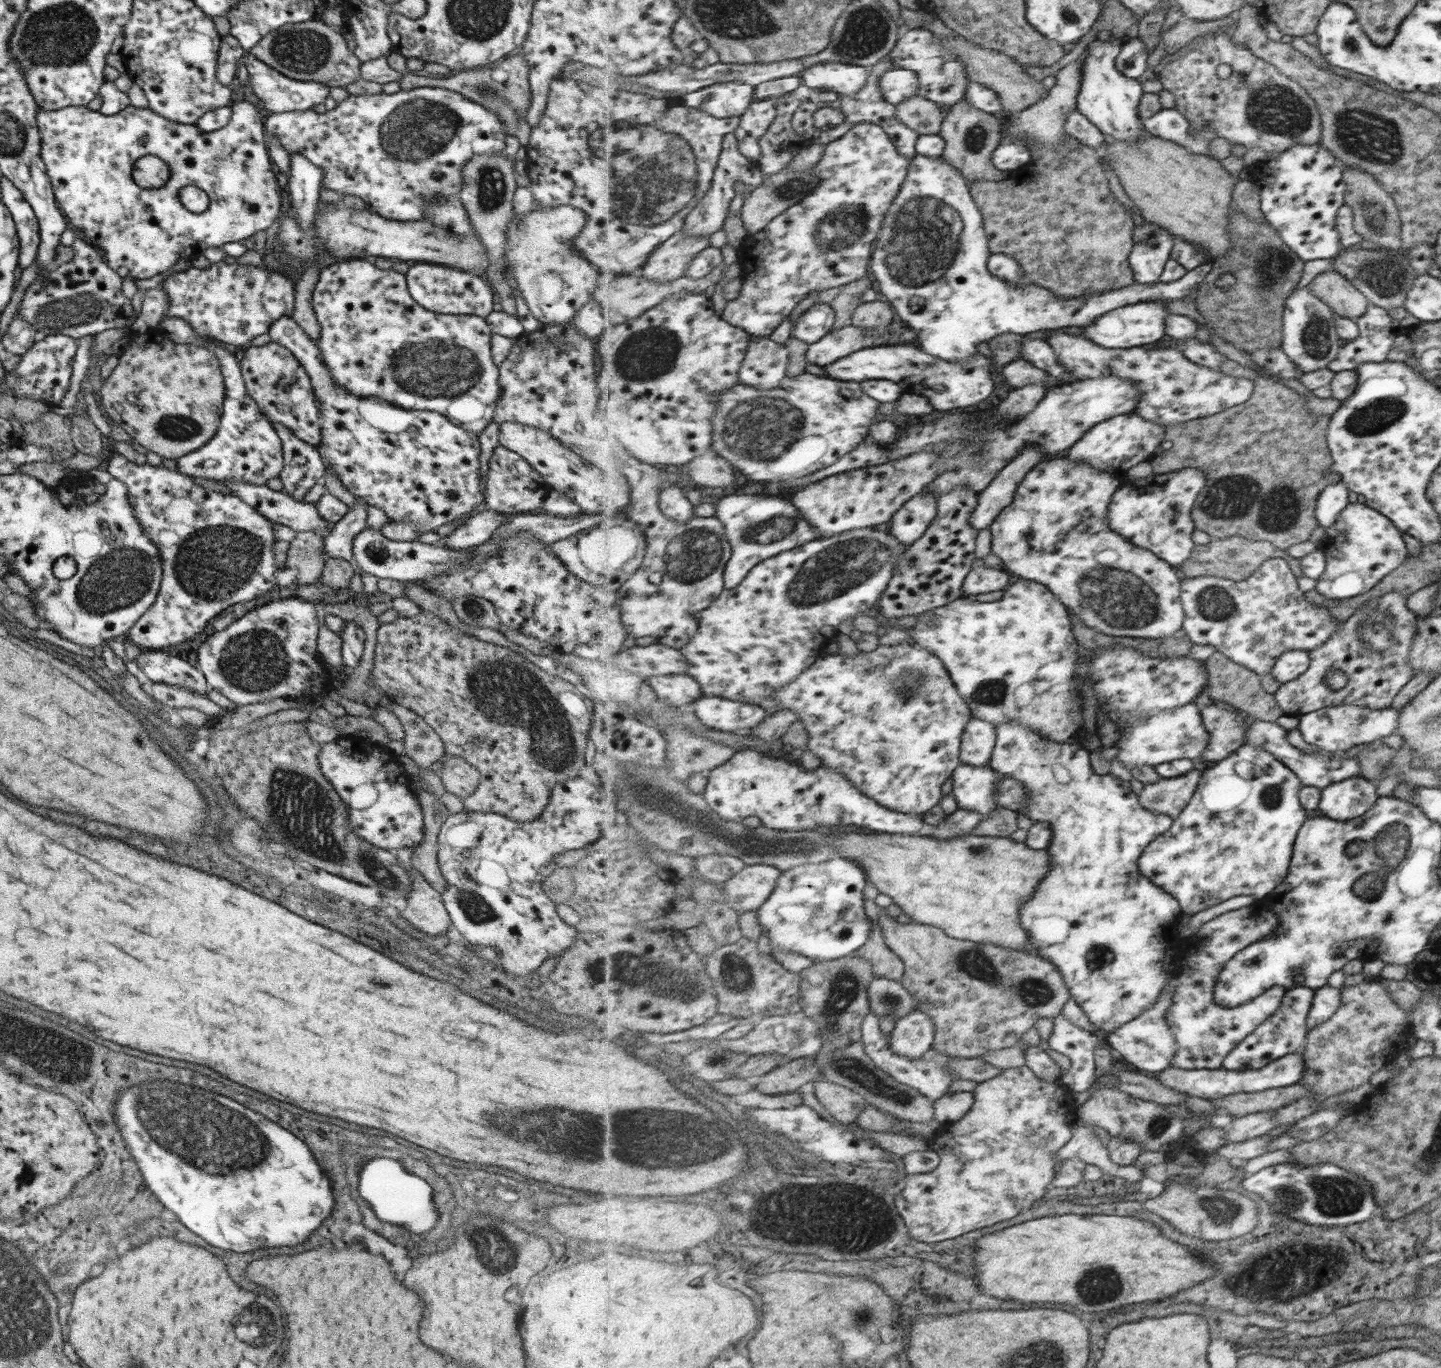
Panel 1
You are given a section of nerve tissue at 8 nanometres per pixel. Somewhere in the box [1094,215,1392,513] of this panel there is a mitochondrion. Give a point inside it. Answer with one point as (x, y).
(1275, 266)

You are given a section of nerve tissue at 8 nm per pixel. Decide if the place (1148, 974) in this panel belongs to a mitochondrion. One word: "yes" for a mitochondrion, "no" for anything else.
no

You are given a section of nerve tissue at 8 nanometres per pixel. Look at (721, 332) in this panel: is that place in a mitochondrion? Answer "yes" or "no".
no

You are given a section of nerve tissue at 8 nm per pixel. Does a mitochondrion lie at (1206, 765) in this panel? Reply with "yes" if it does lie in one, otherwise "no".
no

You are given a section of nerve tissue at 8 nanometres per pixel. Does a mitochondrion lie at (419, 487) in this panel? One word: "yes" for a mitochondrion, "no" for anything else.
no

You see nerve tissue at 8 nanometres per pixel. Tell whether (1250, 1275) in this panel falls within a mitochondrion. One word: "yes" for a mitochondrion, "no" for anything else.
no

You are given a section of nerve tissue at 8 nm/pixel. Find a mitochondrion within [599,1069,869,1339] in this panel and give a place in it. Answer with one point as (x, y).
(668, 1152)

